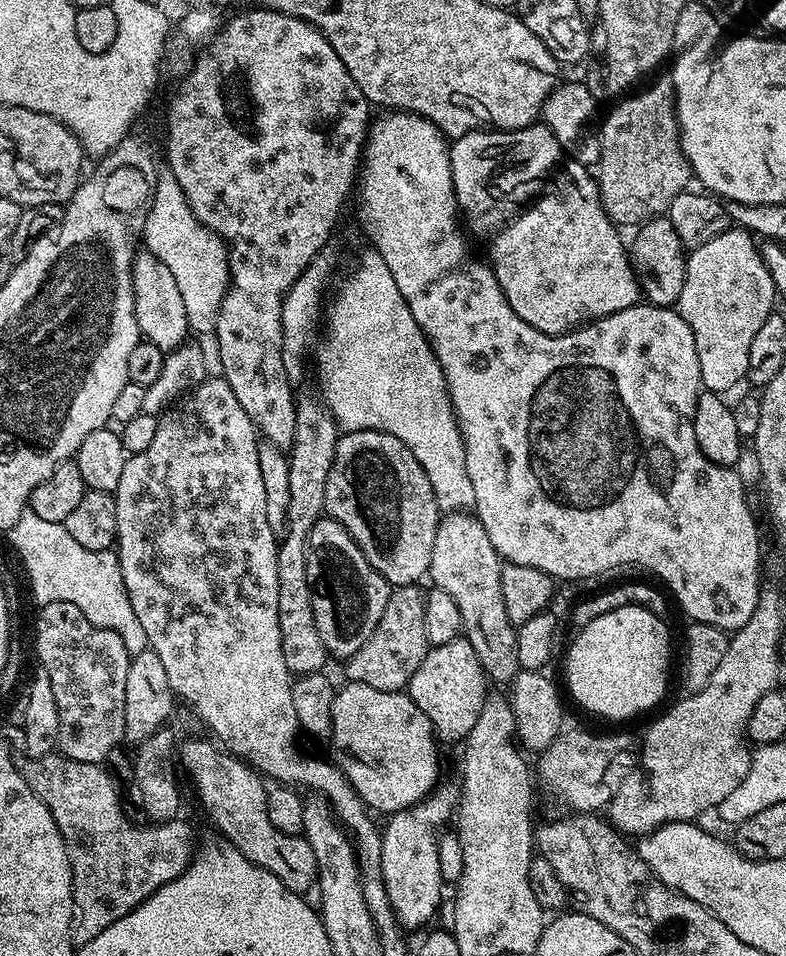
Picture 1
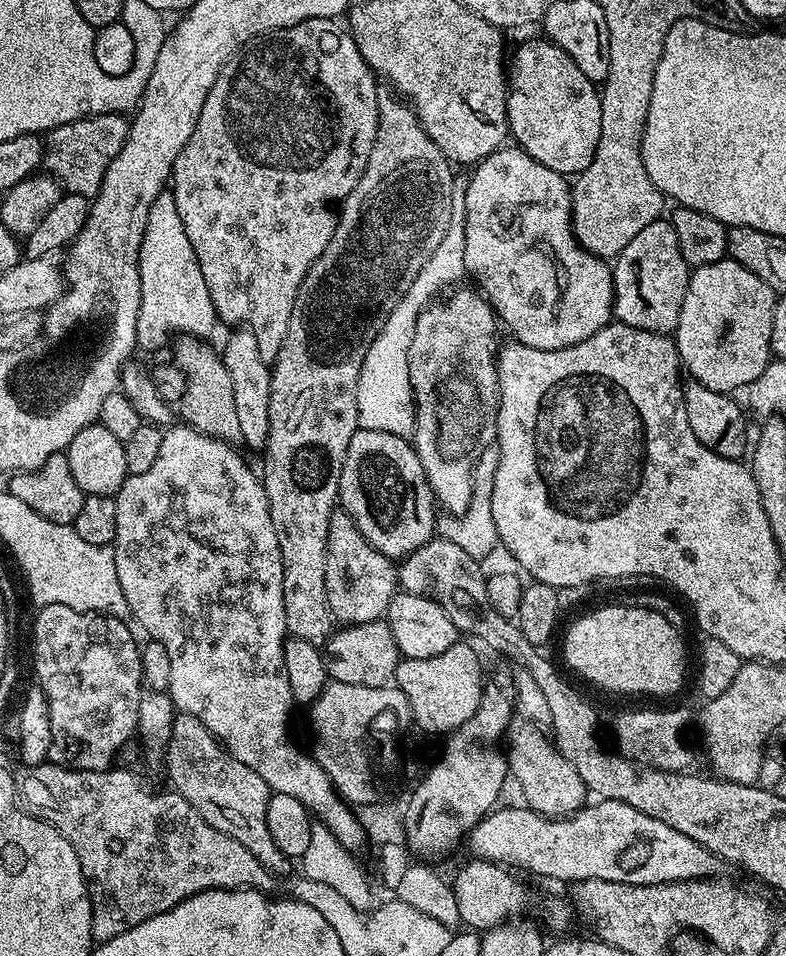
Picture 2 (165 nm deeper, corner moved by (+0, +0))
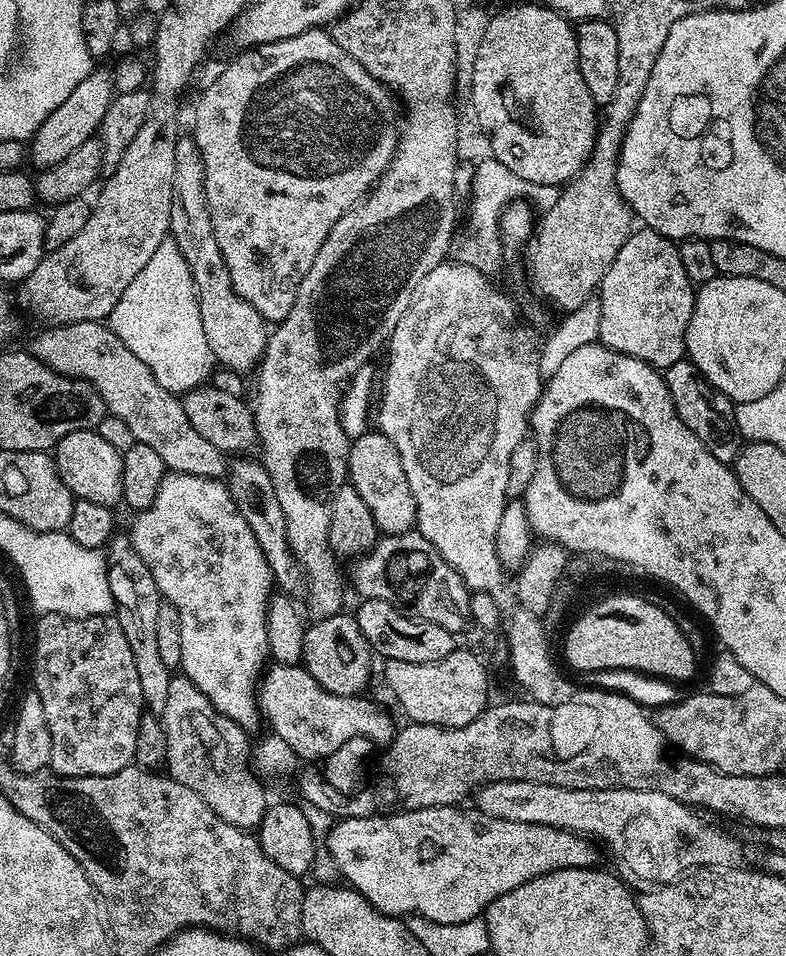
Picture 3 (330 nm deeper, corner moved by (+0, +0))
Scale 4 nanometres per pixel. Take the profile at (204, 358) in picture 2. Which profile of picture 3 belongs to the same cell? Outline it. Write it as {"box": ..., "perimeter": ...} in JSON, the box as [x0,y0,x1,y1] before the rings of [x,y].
{"box":[226,458,304,594],"perimeter":[[[236,458],[230,464],[226,483],[242,518],[246,518],[246,526],[258,538],[258,546],[262,546],[262,554],[266,554],[266,562],[272,571],[275,587],[284,594],[296,594],[304,587],[304,571],[296,563],[296,556],[290,550],[290,542],[286,538],[286,514],[282,514],[282,505],[278,502],[278,494],[274,494],[274,482],[270,482],[270,474],[259,459]]]}

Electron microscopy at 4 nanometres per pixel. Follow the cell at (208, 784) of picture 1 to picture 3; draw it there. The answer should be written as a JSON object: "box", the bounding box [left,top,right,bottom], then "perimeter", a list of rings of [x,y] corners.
{"box":[162,674,270,830],"perimeter":[[[183,674],[173,675],[170,691],[166,693],[166,710],[162,713],[162,719],[166,734],[164,764],[167,775],[182,782],[182,786],[194,790],[194,794],[198,794],[198,798],[202,798],[202,802],[206,802],[206,806],[210,806],[210,810],[218,814],[218,818],[245,830],[259,829],[270,797],[266,794],[268,792],[265,785],[255,776],[249,764],[249,733],[230,718],[223,716],[210,702],[210,698],[206,698],[206,694],[202,694],[202,690],[198,690],[198,686],[194,686],[194,682],[190,682],[190,678]]]}

